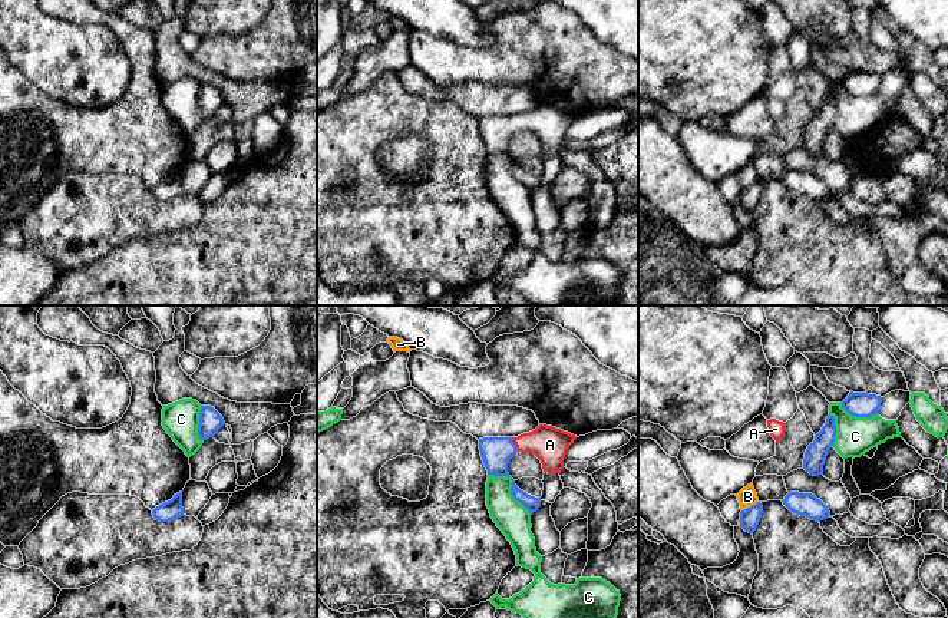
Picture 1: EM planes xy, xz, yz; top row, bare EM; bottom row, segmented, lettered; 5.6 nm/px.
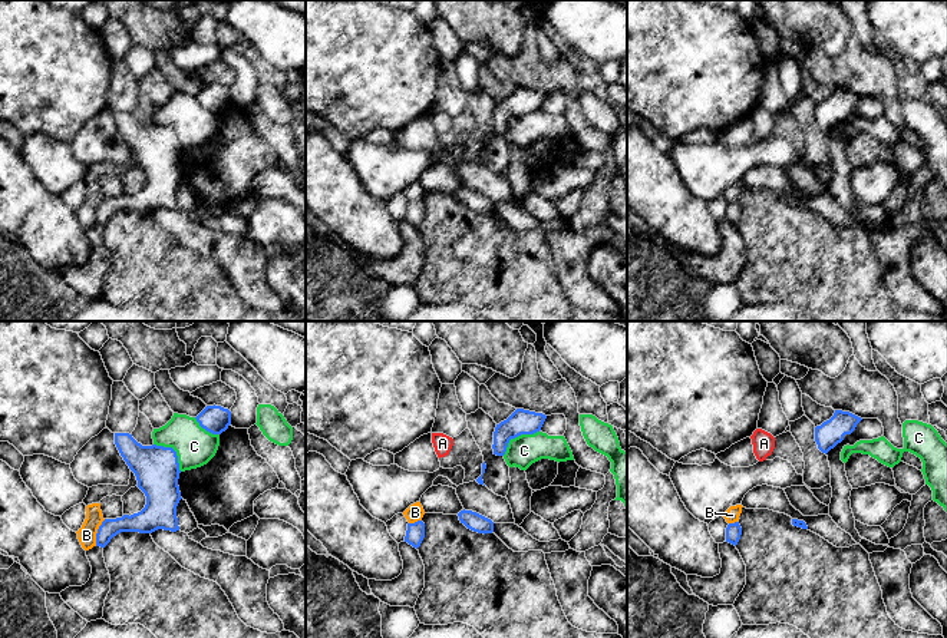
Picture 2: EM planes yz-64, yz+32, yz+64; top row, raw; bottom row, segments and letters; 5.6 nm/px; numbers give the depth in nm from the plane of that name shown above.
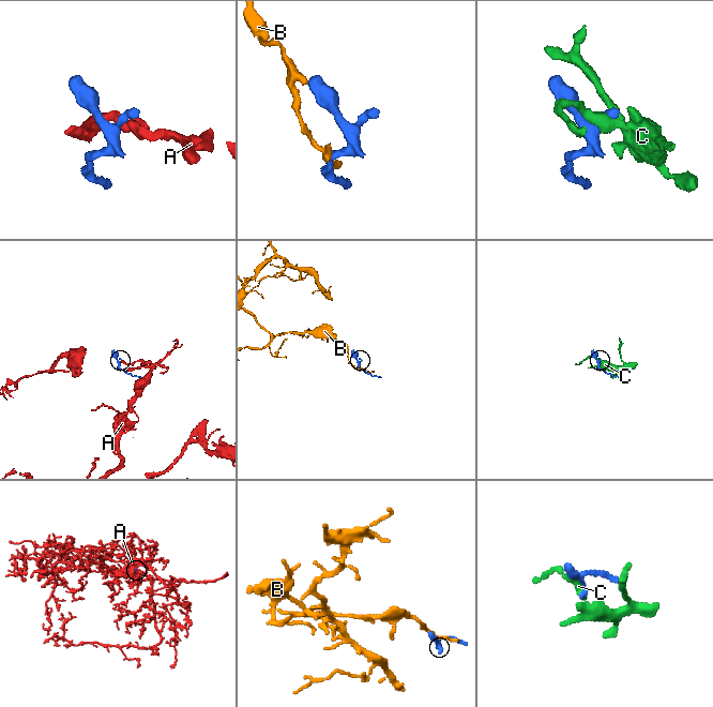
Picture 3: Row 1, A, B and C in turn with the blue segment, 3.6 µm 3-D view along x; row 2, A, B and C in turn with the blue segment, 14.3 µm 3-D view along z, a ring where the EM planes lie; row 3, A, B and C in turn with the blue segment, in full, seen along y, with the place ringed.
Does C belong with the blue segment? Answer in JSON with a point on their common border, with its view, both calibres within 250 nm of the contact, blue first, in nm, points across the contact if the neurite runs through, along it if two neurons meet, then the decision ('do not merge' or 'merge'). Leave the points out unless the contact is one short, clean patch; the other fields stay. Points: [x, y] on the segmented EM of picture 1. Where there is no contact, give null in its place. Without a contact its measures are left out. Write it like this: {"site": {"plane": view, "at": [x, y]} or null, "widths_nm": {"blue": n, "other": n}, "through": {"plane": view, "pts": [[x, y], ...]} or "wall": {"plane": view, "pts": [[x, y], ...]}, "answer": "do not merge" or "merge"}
{"site": {"plane": "xz", "at": [512, 486]}, "widths_nm": {"blue": 170, "other": 190}, "answer": "do not merge"}

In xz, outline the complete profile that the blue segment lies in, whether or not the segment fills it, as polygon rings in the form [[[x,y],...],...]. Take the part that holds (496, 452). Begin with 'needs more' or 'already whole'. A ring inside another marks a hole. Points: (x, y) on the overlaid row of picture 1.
needs more; [[[539,424],[535,430],[518,437],[479,439],[479,450],[488,475],[509,476],[508,463],[518,453],[534,453],[544,472],[561,473],[564,457],[577,436],[561,429]]]

